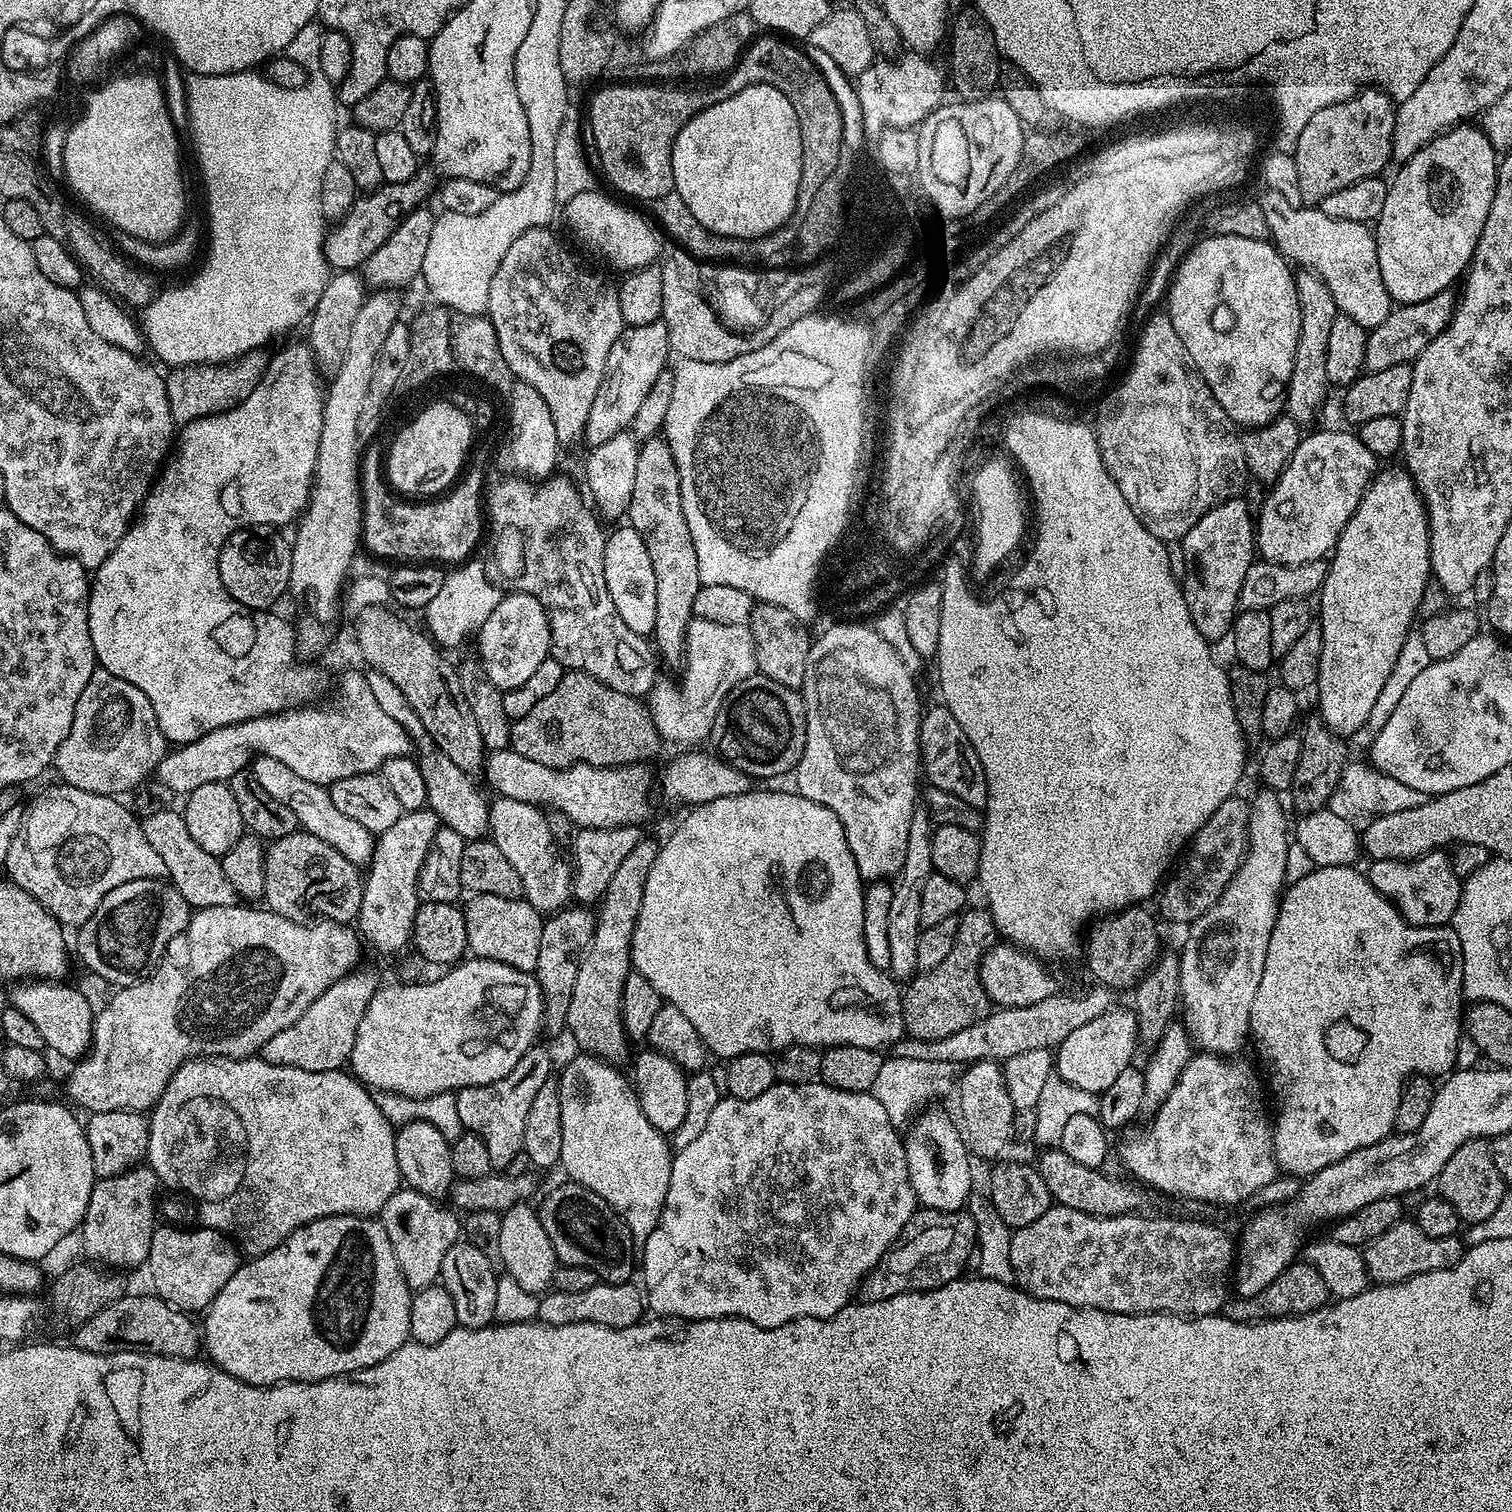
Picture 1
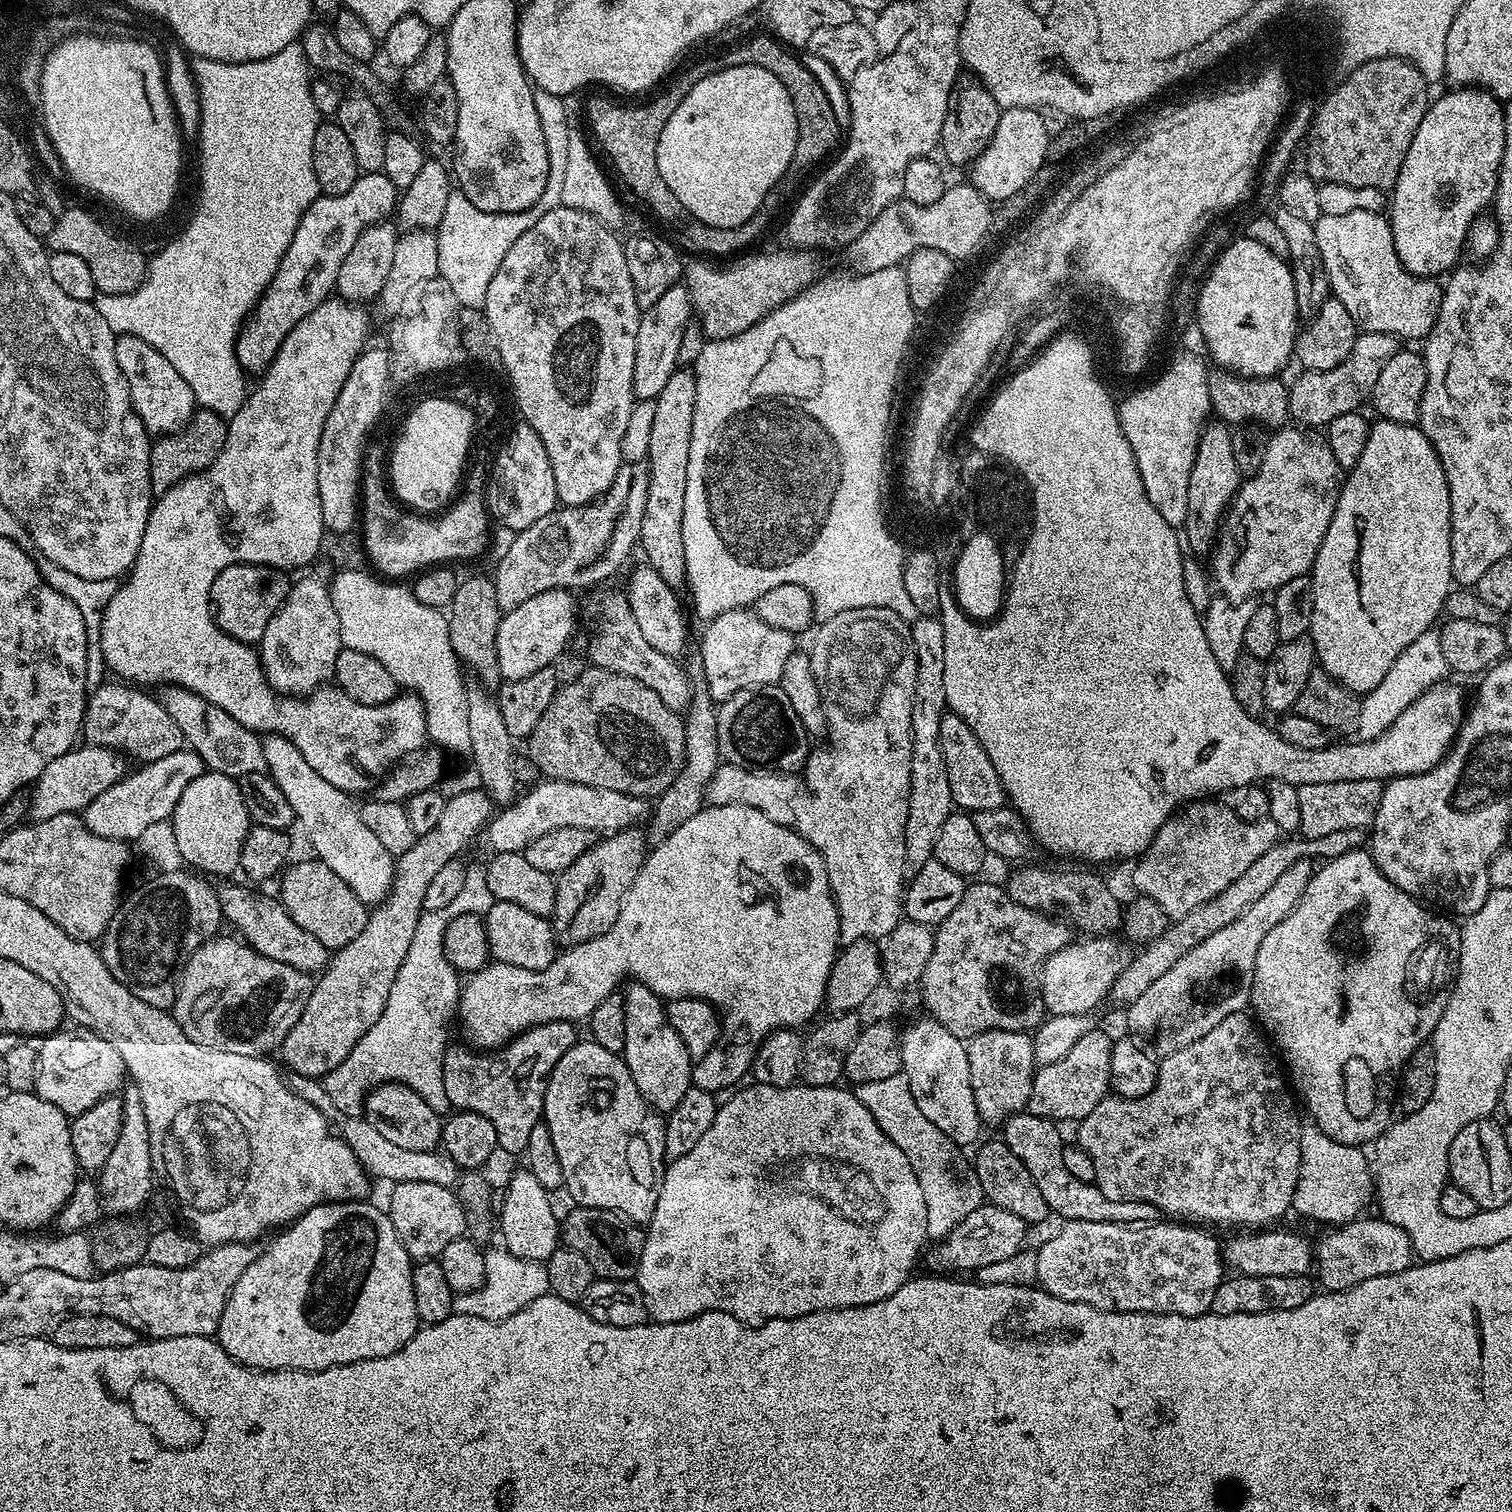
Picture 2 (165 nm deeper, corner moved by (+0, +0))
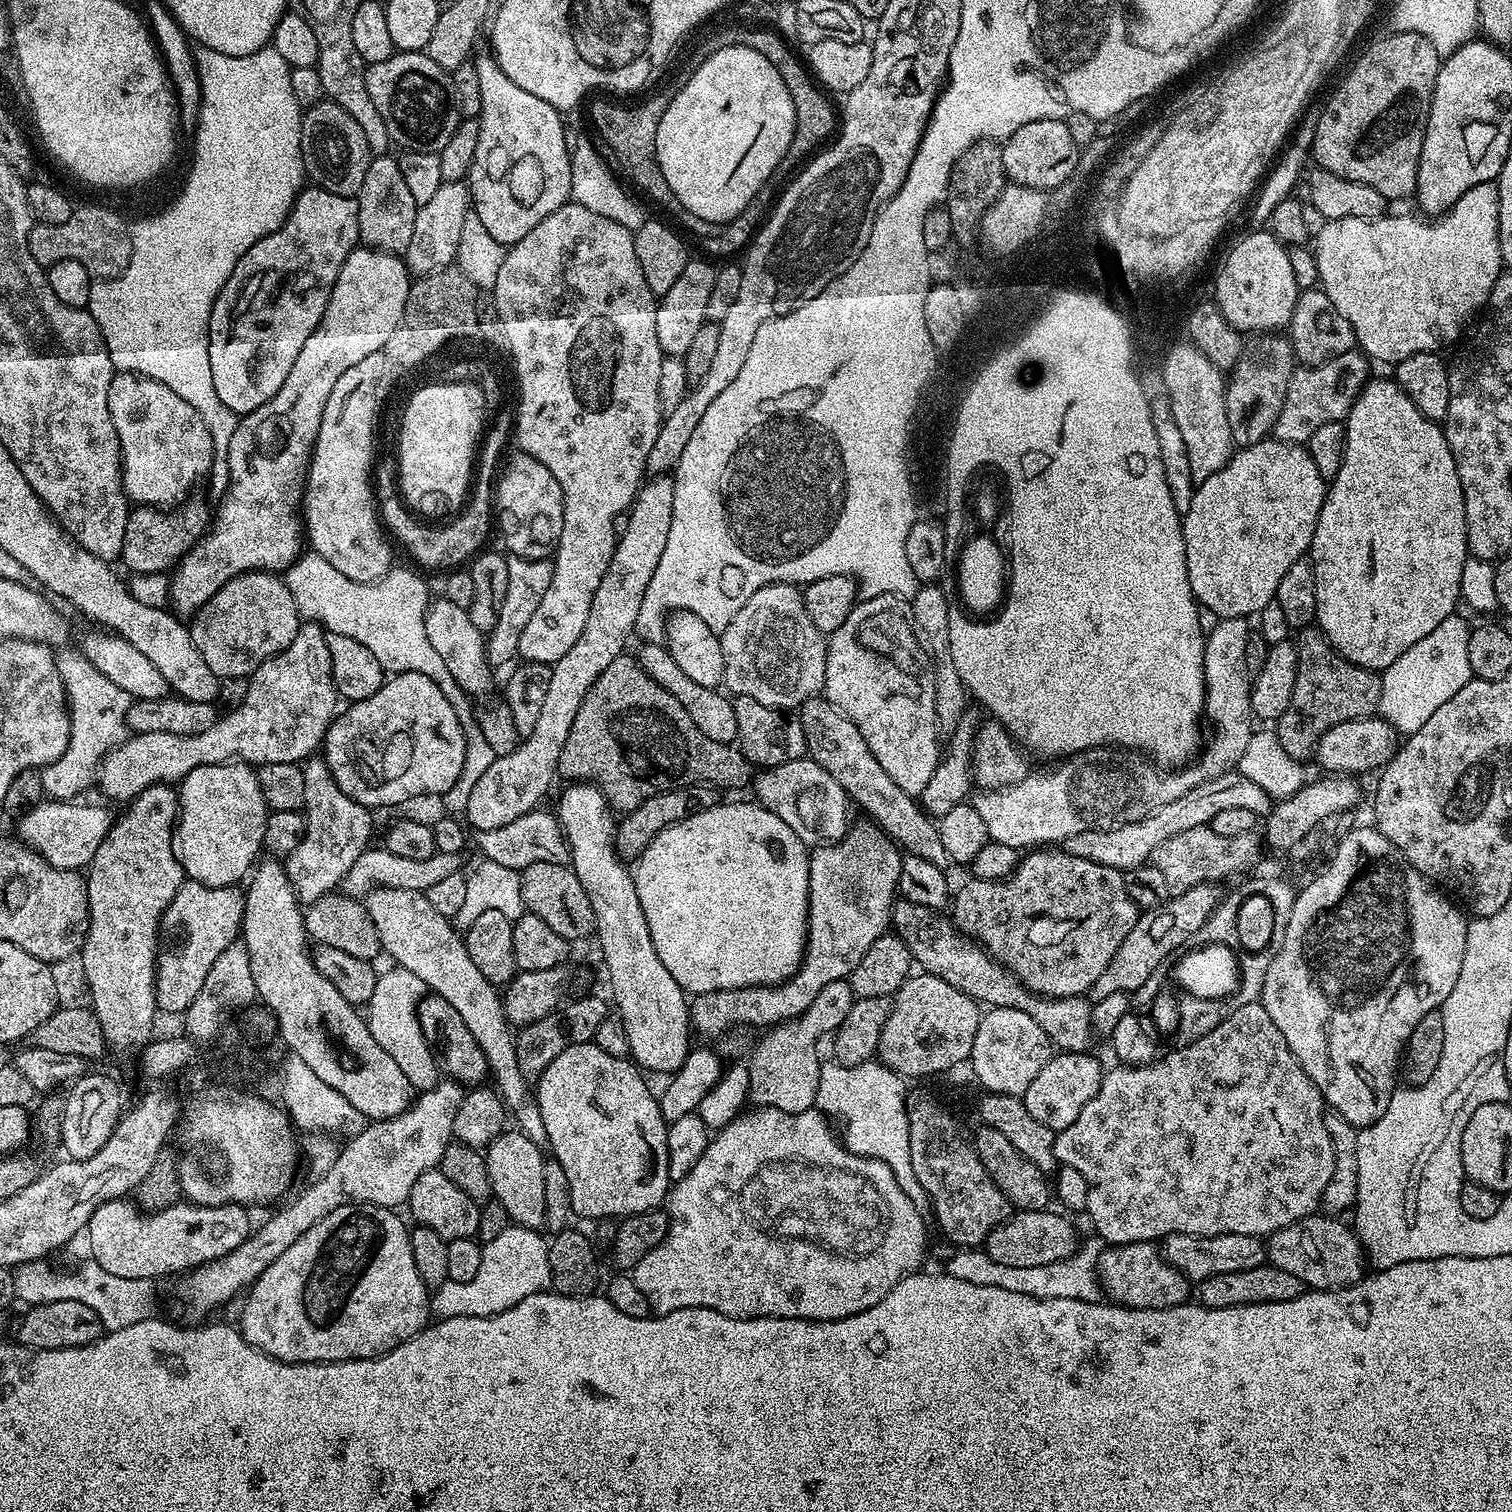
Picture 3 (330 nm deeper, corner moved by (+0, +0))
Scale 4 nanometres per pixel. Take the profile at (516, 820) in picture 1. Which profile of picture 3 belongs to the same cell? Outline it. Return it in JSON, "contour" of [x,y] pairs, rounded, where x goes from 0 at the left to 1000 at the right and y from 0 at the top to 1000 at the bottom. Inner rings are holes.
{"contour":[[[293,396],[286,396],[283,400],[283,405],[280,407],[282,411],[282,422],[284,422],[284,427],[287,427],[288,431],[292,435],[292,438],[295,438],[295,443],[303,451],[303,454],[310,461],[322,461],[323,457],[325,455],[326,440],[323,438],[323,427],[321,419],[313,414],[311,410],[309,402],[300,401],[300,398]]]}

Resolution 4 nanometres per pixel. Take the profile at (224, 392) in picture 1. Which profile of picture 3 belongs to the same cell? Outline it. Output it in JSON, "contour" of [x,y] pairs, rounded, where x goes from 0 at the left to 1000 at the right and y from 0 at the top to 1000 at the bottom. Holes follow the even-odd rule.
{"contour":[[[125,329],[113,337],[90,335],[85,338],[83,356],[81,357],[79,364],[79,370],[85,376],[85,379],[96,381],[116,376],[120,368],[134,356],[139,349],[138,331],[130,330]]]}

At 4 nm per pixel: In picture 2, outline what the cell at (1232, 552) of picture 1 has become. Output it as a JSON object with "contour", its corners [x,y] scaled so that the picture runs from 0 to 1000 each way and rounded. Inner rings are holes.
{"contour":[[[804,279],[804,281],[803,280],[797,282],[791,296],[791,305],[787,311],[786,339],[782,347],[785,362],[786,360],[789,362],[788,364],[791,366],[794,366],[794,365],[796,364],[798,366],[802,362],[808,349],[808,345],[815,331],[817,330],[817,325],[821,319],[819,306],[816,306],[815,286],[813,284],[810,284],[812,282],[809,280]]]}

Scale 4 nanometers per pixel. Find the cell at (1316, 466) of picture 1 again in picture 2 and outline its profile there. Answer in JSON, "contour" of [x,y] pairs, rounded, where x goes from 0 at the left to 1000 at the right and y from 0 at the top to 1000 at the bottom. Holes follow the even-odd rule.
{"contour":[[[852,282],[839,288],[837,303],[835,303],[833,310],[821,319],[801,366],[801,383],[806,394],[817,399],[835,395],[835,392],[843,392],[853,382],[865,381],[880,343],[882,343],[888,319],[886,306],[875,290],[870,291],[859,286],[862,285],[859,282]]]}

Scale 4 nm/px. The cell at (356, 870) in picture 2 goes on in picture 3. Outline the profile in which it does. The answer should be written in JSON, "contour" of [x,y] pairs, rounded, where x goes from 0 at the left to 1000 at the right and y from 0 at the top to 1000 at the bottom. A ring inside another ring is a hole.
{"contour":[[[248,587],[242,593],[242,600],[245,607],[247,610],[247,615],[250,615],[251,626],[255,630],[255,632],[257,630],[259,636],[261,636],[264,640],[271,642],[271,644],[279,647],[281,654],[284,657],[295,660],[295,663],[298,663],[298,665],[300,665],[300,668],[303,668],[303,671],[306,671],[306,676],[308,676],[311,684],[313,684],[313,689],[316,689],[316,692],[319,692],[319,697],[323,703],[325,715],[328,716],[328,717],[327,716],[327,722],[330,722],[338,740],[339,738],[341,740],[341,745],[347,749],[348,753],[351,753],[354,757],[362,757],[361,745],[358,742],[358,737],[356,734],[353,723],[351,722],[350,712],[347,712],[343,705],[341,686],[337,682],[336,671],[333,670],[333,663],[331,657],[329,655],[329,651],[324,650],[321,647],[319,647],[316,639],[313,639],[313,636],[311,636],[311,631],[307,625],[307,620],[300,613],[300,609],[296,606],[290,604],[290,602],[287,602],[287,599],[284,599],[281,591],[274,590],[274,589]]]}

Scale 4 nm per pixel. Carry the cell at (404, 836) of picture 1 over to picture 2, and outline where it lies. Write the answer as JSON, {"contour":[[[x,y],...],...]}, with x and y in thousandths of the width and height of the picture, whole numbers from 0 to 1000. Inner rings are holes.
{"contour":[[[317,521],[296,526],[295,536],[292,538],[290,546],[287,546],[284,552],[275,554],[272,560],[262,569],[262,580],[259,581],[259,590],[244,603],[239,618],[237,618],[234,623],[222,628],[216,640],[208,649],[201,670],[185,690],[184,698],[193,706],[194,710],[208,713],[218,710],[218,708],[229,702],[237,687],[239,687],[239,684],[253,673],[255,660],[258,660],[258,652],[261,652],[261,647],[263,647],[263,642],[266,642],[266,636],[269,636],[269,631],[271,629],[271,622],[280,603],[284,583],[292,573],[295,573],[295,570],[302,568],[304,563],[317,554],[326,539],[327,530]]]}

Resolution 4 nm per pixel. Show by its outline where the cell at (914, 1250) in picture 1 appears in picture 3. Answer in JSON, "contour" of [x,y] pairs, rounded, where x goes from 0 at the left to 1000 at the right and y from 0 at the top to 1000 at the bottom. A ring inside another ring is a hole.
{"contour":[[[673,801],[667,804],[654,816],[652,821],[653,831],[657,832],[657,835],[663,835],[663,837],[694,837],[708,833],[713,825],[712,812],[705,805],[696,801]]]}

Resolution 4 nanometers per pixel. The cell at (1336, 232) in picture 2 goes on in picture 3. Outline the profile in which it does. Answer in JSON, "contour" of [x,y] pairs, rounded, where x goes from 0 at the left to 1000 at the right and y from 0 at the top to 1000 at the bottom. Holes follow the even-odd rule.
{"contour":[[[991,121],[978,122],[972,126],[970,126],[970,128],[967,128],[967,131],[964,131],[964,134],[962,134],[960,138],[954,141],[955,151],[953,152],[952,156],[947,157],[946,152],[941,148],[942,146],[938,142],[937,143],[916,142],[912,146],[904,146],[903,144],[876,146],[874,152],[869,157],[869,166],[872,173],[872,181],[873,182],[872,190],[877,194],[877,197],[880,197],[880,200],[882,200],[885,208],[888,208],[888,210],[890,210],[890,213],[893,213],[893,216],[897,222],[899,232],[901,233],[905,239],[913,238],[918,242],[927,239],[927,237],[933,237],[933,234],[938,234],[938,233],[952,233],[955,231],[952,230],[962,227],[963,224],[965,226],[966,224],[966,219],[968,218],[968,214],[979,203],[981,204],[983,202],[984,195],[988,192],[988,187],[993,182],[992,155],[991,155]]]}

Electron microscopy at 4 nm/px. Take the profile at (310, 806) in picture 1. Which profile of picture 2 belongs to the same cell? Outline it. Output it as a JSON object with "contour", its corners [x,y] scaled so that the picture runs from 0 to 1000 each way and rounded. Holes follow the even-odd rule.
{"contour":[[[116,454],[106,454],[104,462],[106,466],[112,472],[112,475],[118,478],[122,493],[131,498],[137,510],[157,515],[166,511],[175,510],[173,487],[160,480],[157,475],[152,475],[152,472],[149,472],[147,467],[142,467],[142,464],[136,464],[136,462]]]}

